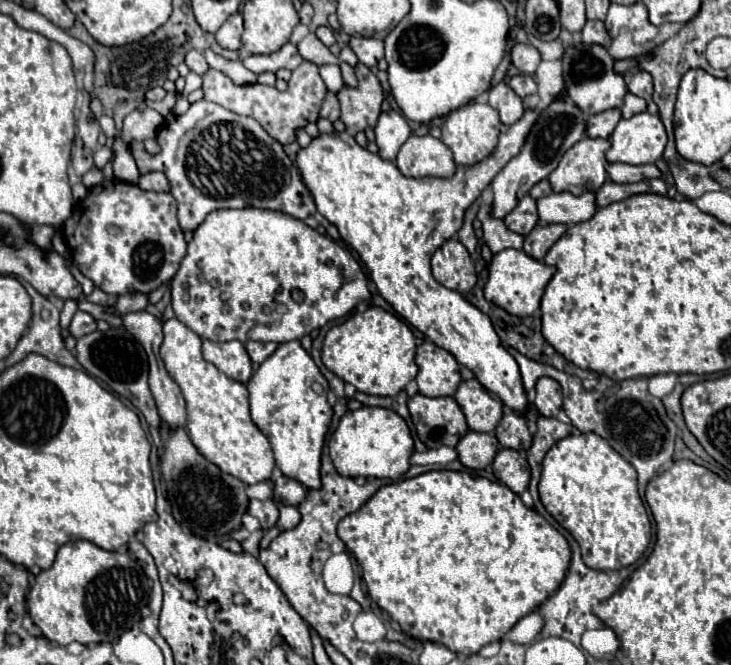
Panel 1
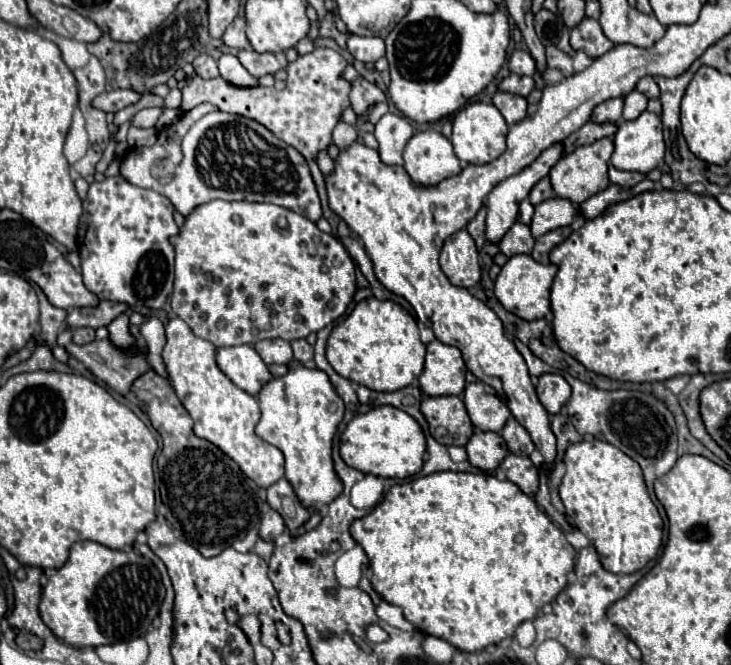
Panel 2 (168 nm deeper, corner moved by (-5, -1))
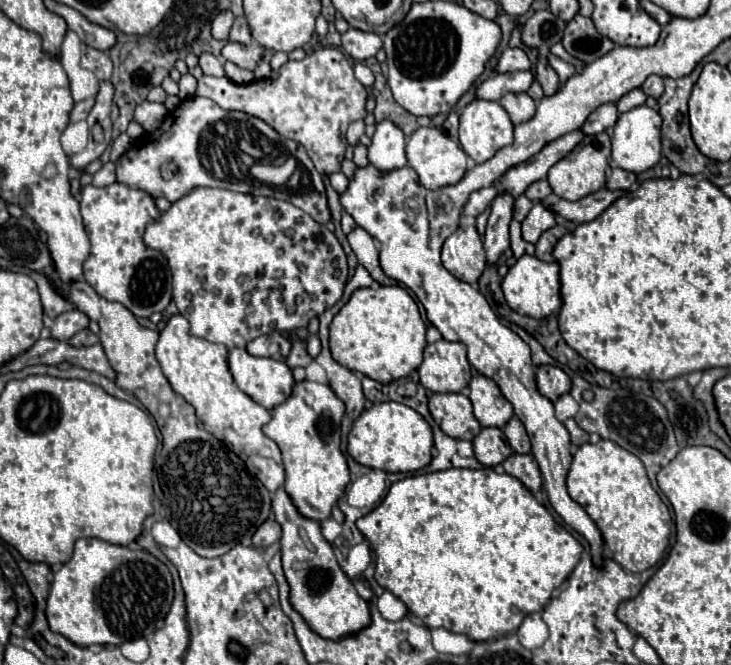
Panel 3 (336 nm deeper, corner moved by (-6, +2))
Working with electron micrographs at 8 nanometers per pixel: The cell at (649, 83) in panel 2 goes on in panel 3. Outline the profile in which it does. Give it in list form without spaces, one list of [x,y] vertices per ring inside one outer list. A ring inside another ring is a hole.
[[[659,75],[647,77],[647,81],[641,85],[641,89],[645,95],[659,99],[663,95],[663,77],[659,77]]]

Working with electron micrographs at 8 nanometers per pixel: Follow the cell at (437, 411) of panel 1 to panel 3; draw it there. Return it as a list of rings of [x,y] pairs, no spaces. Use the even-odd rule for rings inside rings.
[[[435,393],[429,397],[429,411],[435,423],[453,439],[471,441],[481,425],[473,415],[473,405],[463,393]]]

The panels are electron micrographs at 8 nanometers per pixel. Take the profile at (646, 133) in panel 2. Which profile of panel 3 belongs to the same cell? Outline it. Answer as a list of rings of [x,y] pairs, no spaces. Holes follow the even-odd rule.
[[[647,105],[621,113],[613,127],[611,143],[613,143],[611,155],[613,165],[631,173],[641,173],[655,167],[661,159],[661,115],[655,109],[649,109]]]

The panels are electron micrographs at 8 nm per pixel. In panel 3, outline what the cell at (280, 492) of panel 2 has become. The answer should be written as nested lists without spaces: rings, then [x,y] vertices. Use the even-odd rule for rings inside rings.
[[[279,489],[273,495],[273,515],[283,529],[281,559],[291,589],[293,609],[307,621],[307,625],[311,625],[311,631],[319,633],[323,639],[339,641],[339,637],[347,637],[347,633],[359,633],[363,625],[371,623],[369,605],[359,597],[351,579],[339,567],[333,545],[321,535],[321,525],[299,515],[285,489]]]

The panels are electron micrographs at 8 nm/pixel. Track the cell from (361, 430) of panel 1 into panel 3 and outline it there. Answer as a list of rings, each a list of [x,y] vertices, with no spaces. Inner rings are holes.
[[[387,401],[377,403],[371,409],[363,411],[359,419],[353,423],[351,433],[347,437],[349,455],[371,469],[383,469],[383,471],[417,471],[431,463],[431,449],[433,449],[433,433],[429,423],[411,407]]]

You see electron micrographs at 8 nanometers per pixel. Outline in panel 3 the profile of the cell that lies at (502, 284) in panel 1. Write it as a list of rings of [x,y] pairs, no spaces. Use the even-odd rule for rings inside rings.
[[[523,255],[509,269],[501,287],[503,287],[509,307],[521,315],[543,319],[561,309],[561,283],[559,283],[559,265],[557,263],[545,263],[545,261],[539,261],[537,257]]]

